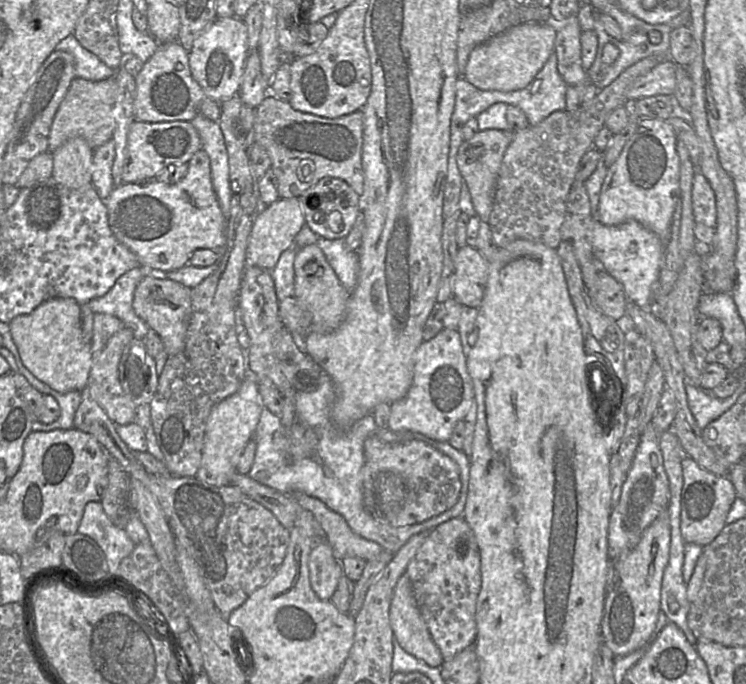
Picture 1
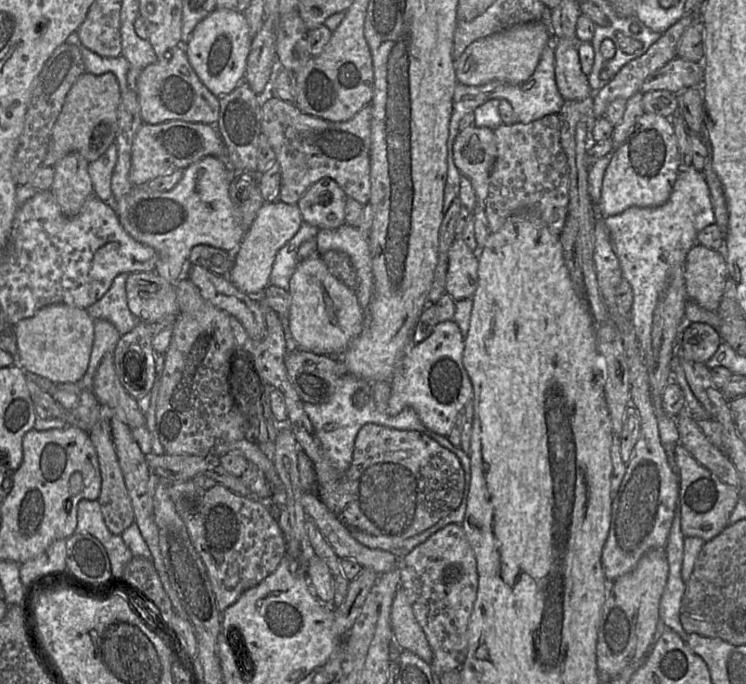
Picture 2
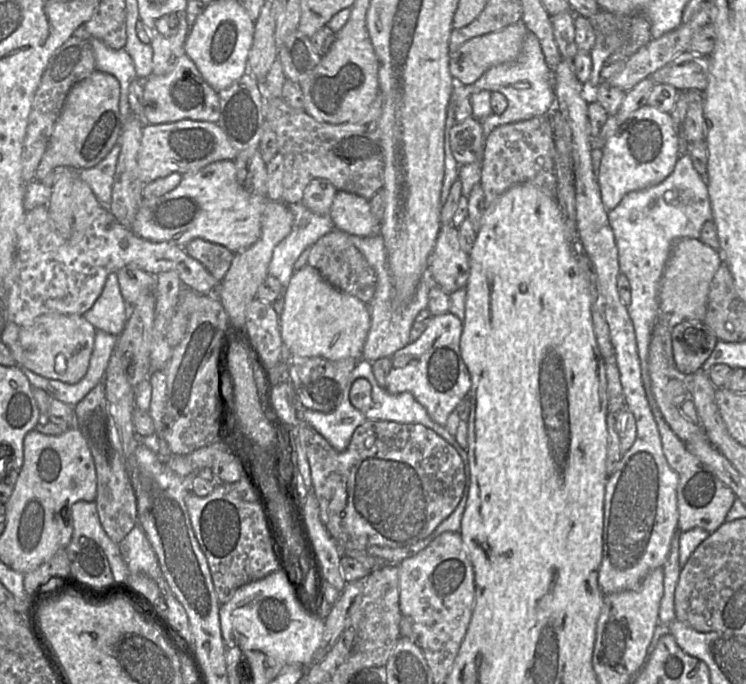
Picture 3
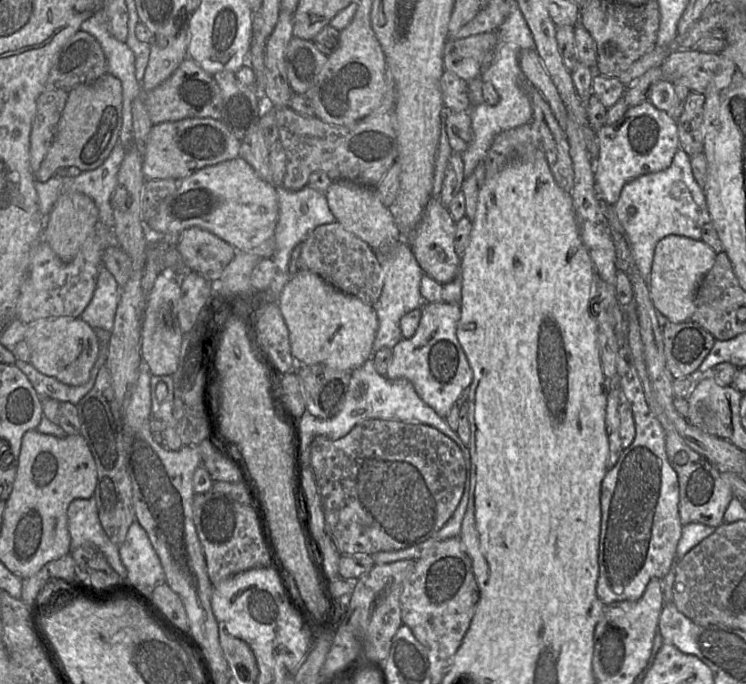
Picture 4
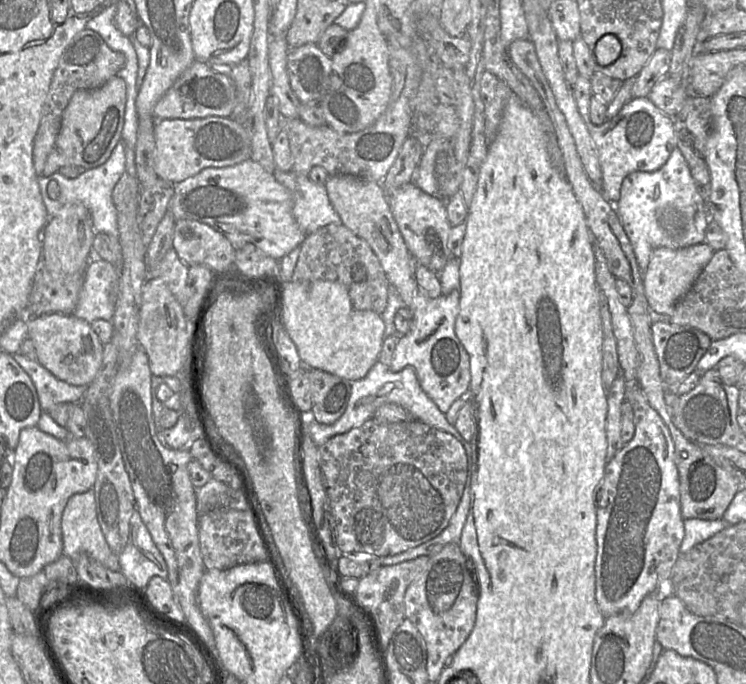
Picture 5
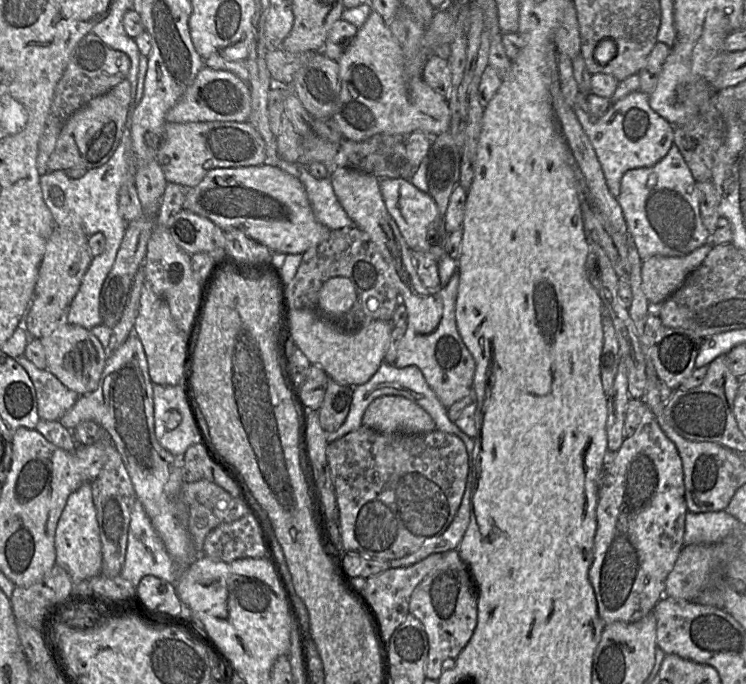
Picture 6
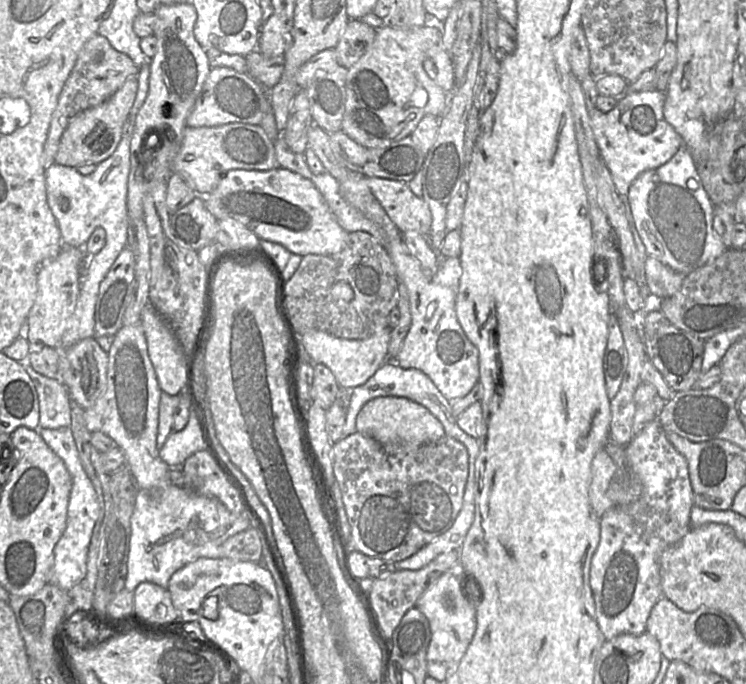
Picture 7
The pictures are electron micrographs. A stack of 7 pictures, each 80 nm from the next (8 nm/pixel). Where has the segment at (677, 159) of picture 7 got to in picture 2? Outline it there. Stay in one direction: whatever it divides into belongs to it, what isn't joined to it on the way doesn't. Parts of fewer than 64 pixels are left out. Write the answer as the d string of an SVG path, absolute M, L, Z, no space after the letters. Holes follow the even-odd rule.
M693 166L680 170L667 202L653 208L630 207L623 213L607 217L604 222L613 250L619 260L622 278L632 288L630 321L643 354L646 368L652 367L652 322L656 305L663 294L670 272L681 267L697 235L715 223L710 191L702 172Z

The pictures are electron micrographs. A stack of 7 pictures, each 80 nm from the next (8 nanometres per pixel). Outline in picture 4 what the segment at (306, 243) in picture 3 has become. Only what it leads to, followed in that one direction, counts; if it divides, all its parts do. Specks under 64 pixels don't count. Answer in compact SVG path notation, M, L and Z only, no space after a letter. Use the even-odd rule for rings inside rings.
M283 185L276 186L279 216L275 229L275 250L271 257L278 271L294 275L297 269L296 261L301 254L301 244L319 226L336 221L329 209L326 195L309 186L299 191L290 191Z

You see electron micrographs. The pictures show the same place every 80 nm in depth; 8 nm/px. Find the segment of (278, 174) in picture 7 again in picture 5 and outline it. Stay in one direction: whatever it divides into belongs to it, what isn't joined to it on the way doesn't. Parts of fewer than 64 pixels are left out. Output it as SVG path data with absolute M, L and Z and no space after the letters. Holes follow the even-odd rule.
M252 159L226 167L208 167L175 184L168 210L175 220L196 220L221 232L236 249L253 244L267 256L281 260L299 247L306 234L292 213L292 194Z

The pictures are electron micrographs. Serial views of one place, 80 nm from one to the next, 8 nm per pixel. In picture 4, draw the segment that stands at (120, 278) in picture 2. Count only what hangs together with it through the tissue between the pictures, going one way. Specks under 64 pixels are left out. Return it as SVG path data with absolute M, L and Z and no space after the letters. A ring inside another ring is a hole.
M102 265L91 301L80 318L93 329L101 328L111 332L119 297L119 284L113 274Z

